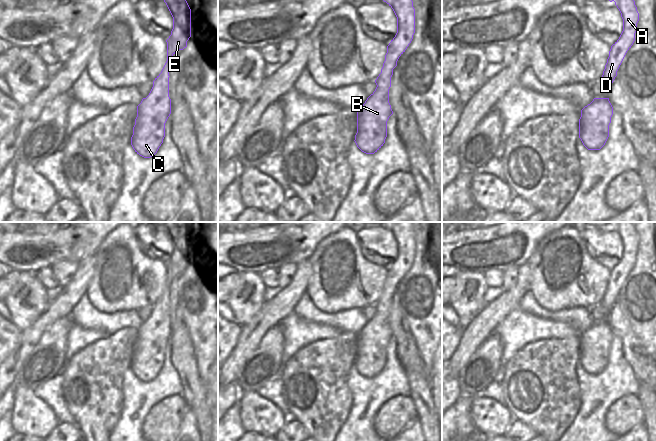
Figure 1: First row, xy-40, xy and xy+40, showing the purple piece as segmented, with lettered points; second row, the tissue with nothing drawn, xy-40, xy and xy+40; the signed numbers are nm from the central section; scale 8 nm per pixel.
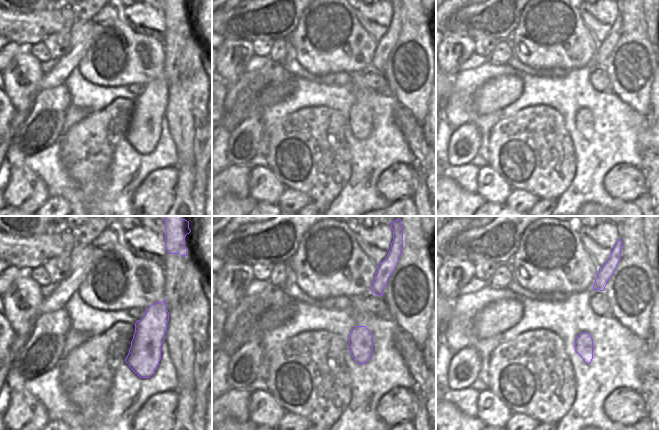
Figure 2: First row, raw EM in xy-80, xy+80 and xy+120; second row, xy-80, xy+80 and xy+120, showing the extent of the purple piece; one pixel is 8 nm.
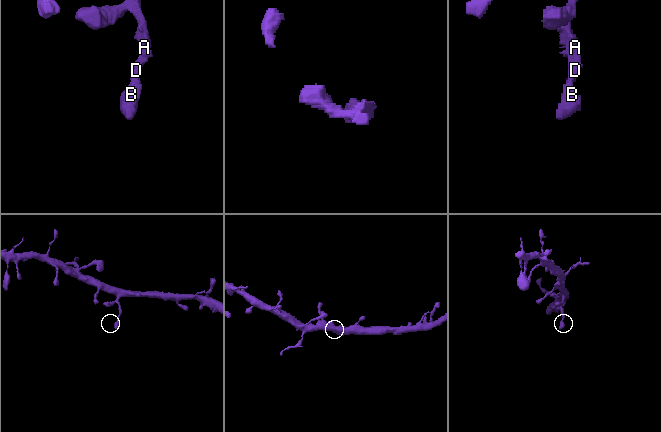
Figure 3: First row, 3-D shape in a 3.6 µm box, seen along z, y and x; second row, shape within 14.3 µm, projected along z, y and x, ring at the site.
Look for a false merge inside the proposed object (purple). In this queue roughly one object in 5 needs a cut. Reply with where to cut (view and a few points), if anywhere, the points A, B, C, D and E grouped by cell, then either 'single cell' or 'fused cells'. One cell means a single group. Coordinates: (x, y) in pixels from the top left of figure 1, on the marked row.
no cut; A B C D E; single cell

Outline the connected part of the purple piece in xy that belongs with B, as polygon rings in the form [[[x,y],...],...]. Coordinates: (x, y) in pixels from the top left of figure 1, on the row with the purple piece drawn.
[[[383,0],[397,17],[397,33],[387,46],[381,73],[375,80],[375,91],[357,110],[355,143],[366,154],[374,154],[385,143],[387,121],[393,114],[389,103],[389,89],[393,69],[405,52],[415,33],[415,9],[412,0]]]

